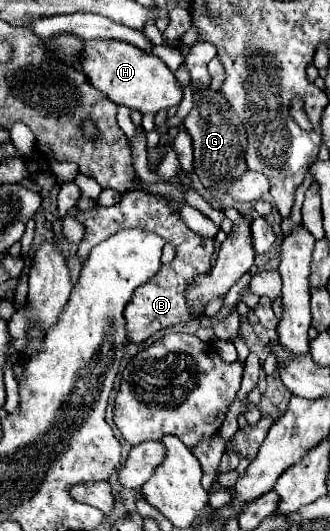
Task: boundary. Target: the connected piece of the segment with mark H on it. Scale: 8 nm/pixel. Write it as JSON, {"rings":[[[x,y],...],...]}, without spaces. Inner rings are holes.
{"rings":[[[88,40],[88,46],[84,46],[84,56],[86,60],[82,70],[86,72],[90,84],[116,104],[124,104],[140,114],[158,114],[160,110],[176,108],[182,102],[184,90],[178,84],[176,74],[150,52],[144,54],[126,42]]]}

